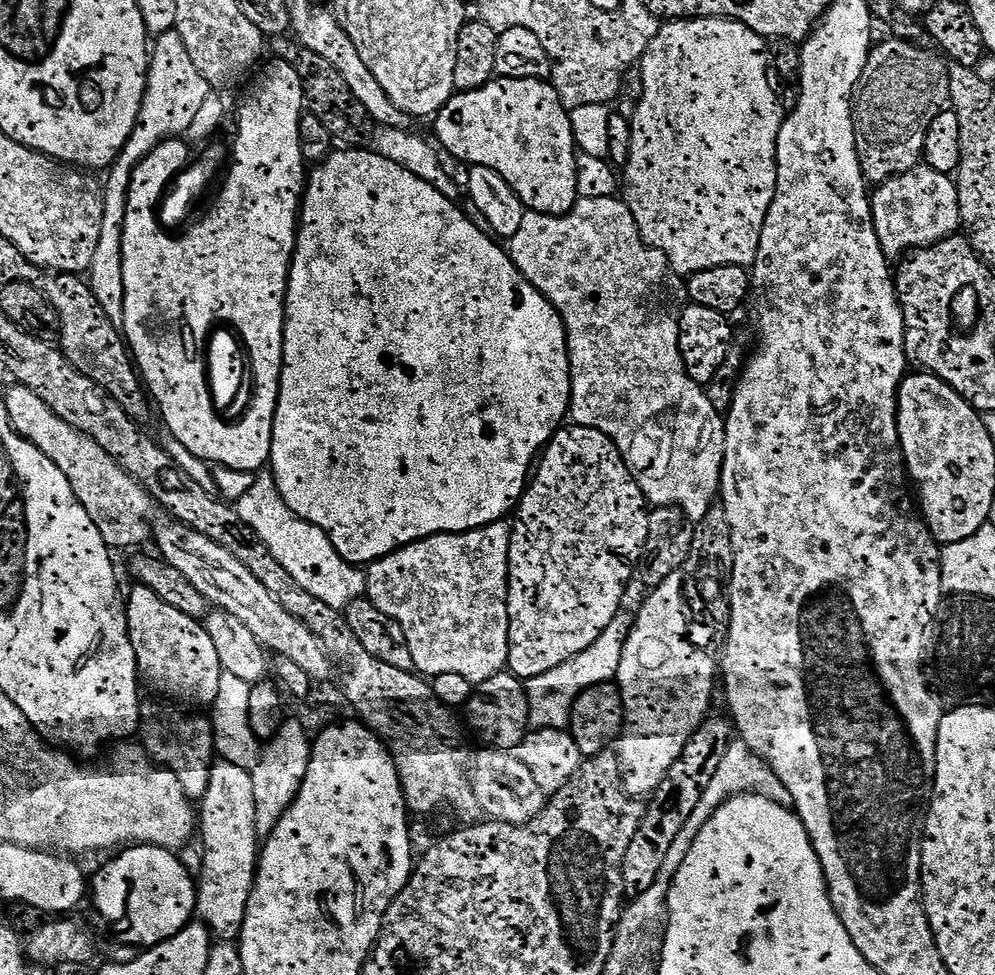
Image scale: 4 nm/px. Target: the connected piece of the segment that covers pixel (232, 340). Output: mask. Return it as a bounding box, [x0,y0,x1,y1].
[200,317,254,426]

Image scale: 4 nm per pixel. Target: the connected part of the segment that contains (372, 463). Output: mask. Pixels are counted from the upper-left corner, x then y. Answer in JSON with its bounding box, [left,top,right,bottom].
[270,146,570,566]

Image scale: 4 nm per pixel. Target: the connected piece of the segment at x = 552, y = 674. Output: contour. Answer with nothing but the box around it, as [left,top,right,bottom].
[527,610,633,729]

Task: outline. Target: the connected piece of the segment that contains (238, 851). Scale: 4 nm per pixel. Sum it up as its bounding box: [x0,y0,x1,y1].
[198,759,261,941]

